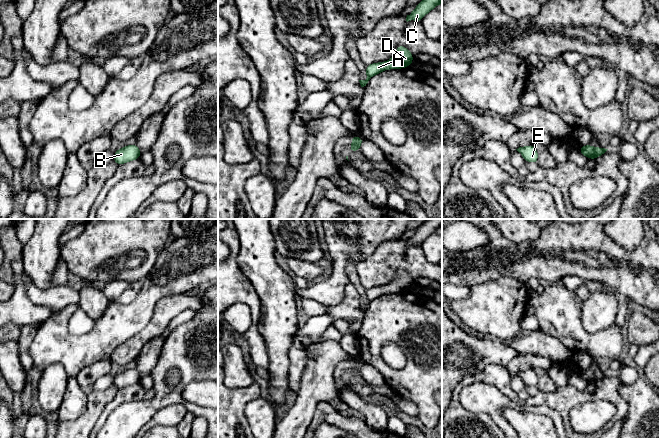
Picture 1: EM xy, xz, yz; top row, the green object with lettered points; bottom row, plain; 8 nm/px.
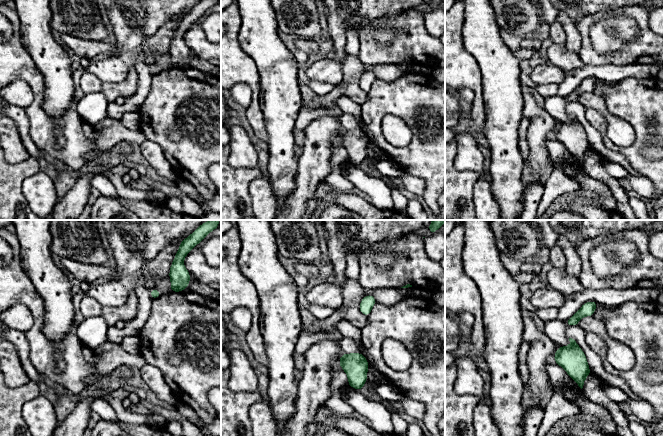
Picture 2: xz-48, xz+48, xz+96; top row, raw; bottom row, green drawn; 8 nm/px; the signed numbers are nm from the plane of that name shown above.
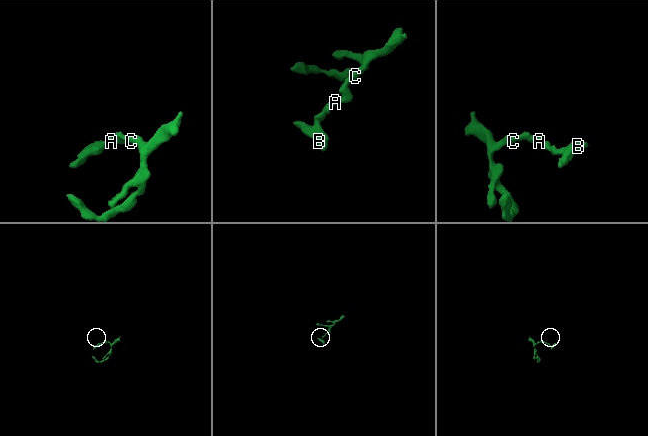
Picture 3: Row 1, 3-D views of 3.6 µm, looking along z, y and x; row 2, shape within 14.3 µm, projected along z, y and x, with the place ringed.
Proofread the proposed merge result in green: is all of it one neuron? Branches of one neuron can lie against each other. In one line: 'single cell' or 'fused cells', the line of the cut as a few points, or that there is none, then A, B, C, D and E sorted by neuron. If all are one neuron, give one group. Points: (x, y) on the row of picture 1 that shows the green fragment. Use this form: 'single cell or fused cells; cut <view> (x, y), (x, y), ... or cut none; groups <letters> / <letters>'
single cell; cut none; groups A B C D E

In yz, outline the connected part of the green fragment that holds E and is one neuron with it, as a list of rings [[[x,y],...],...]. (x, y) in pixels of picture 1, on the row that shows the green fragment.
[[[527,145],[525,147],[519,147],[516,149],[525,159],[525,162],[532,162],[537,164],[538,161],[538,152],[534,145]]]

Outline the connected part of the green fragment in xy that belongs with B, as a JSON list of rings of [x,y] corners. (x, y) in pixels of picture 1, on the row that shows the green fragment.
[[[132,144],[116,150],[113,161],[120,166],[132,160],[138,160],[140,155],[139,147],[136,144]]]

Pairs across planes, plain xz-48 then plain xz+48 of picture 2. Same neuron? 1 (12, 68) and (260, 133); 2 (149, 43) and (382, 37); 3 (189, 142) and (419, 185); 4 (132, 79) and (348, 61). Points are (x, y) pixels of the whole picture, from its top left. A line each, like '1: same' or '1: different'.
1: same
2: different
3: different
4: same

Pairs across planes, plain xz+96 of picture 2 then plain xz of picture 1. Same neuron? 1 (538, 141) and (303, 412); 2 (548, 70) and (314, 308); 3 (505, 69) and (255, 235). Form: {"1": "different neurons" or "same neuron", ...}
{"1": "same neuron", "2": "different neurons", "3": "same neuron"}

